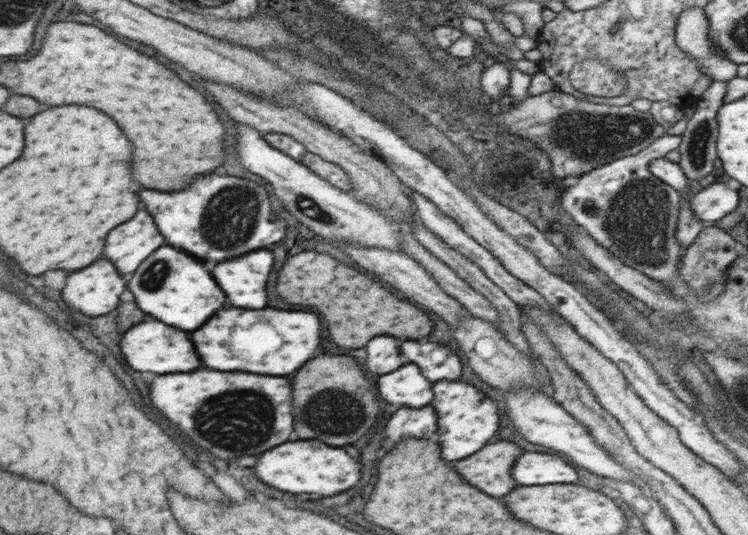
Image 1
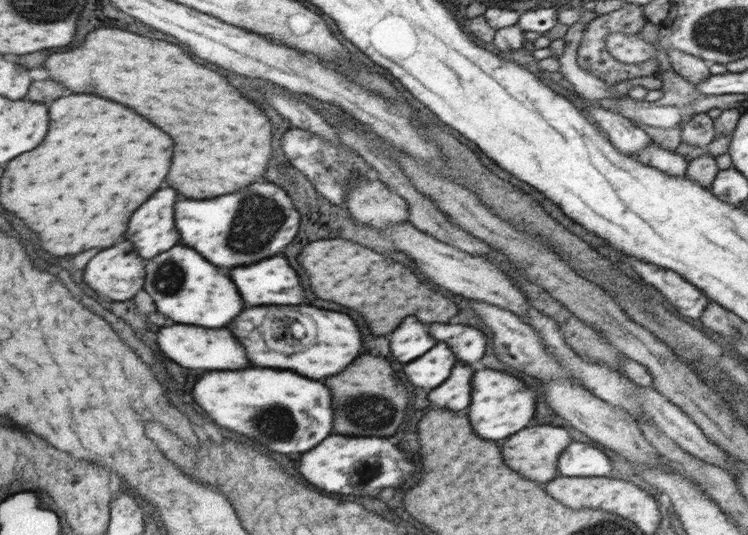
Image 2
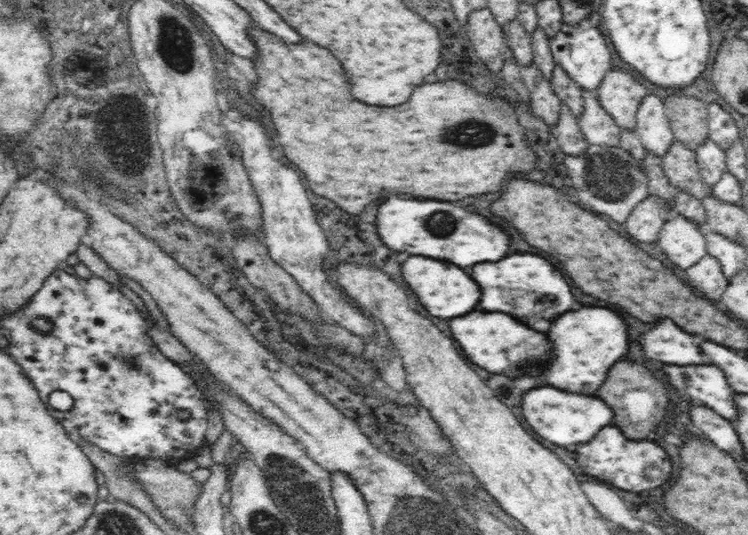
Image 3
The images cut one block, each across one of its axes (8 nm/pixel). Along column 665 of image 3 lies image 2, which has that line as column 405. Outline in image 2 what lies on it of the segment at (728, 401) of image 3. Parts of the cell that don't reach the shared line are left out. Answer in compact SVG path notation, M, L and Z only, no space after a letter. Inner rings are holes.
M437 342L424 356L406 364L404 372L412 384L433 389L442 385L450 377L456 363L456 355L450 349L450 345Z

